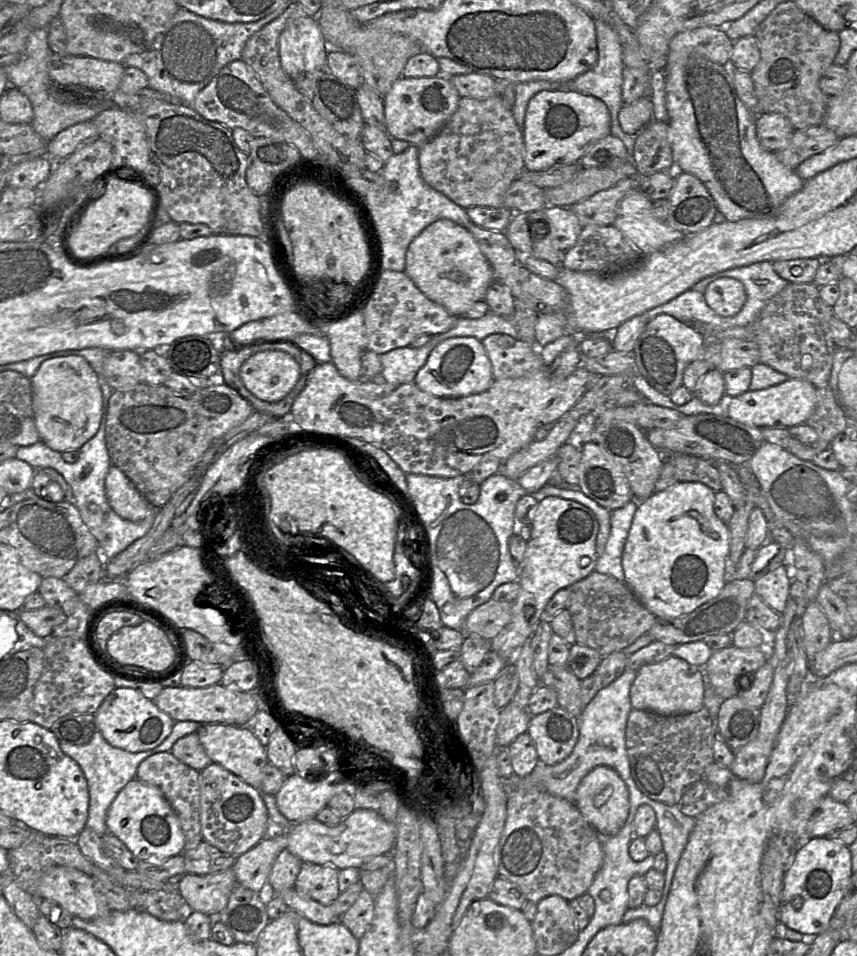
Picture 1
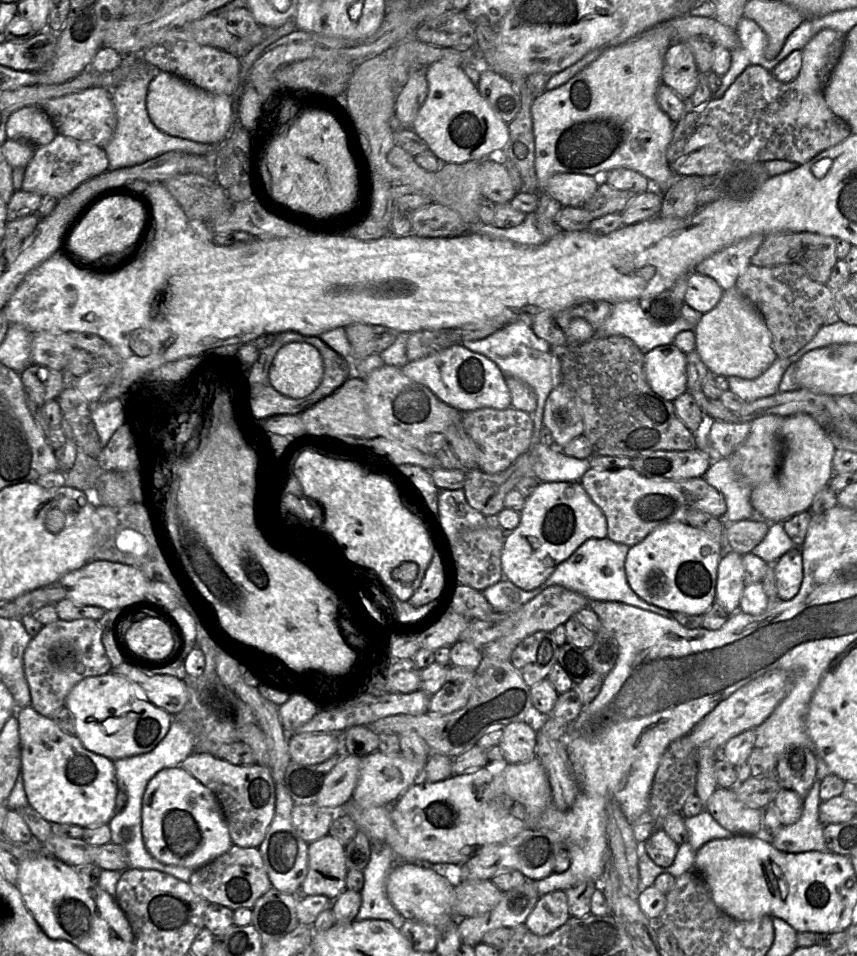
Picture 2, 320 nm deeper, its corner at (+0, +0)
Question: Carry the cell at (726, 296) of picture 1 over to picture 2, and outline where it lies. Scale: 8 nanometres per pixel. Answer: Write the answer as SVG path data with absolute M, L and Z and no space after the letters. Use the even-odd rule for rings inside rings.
M694 270L687 279L685 303L704 315L718 305L723 292L718 281Z

